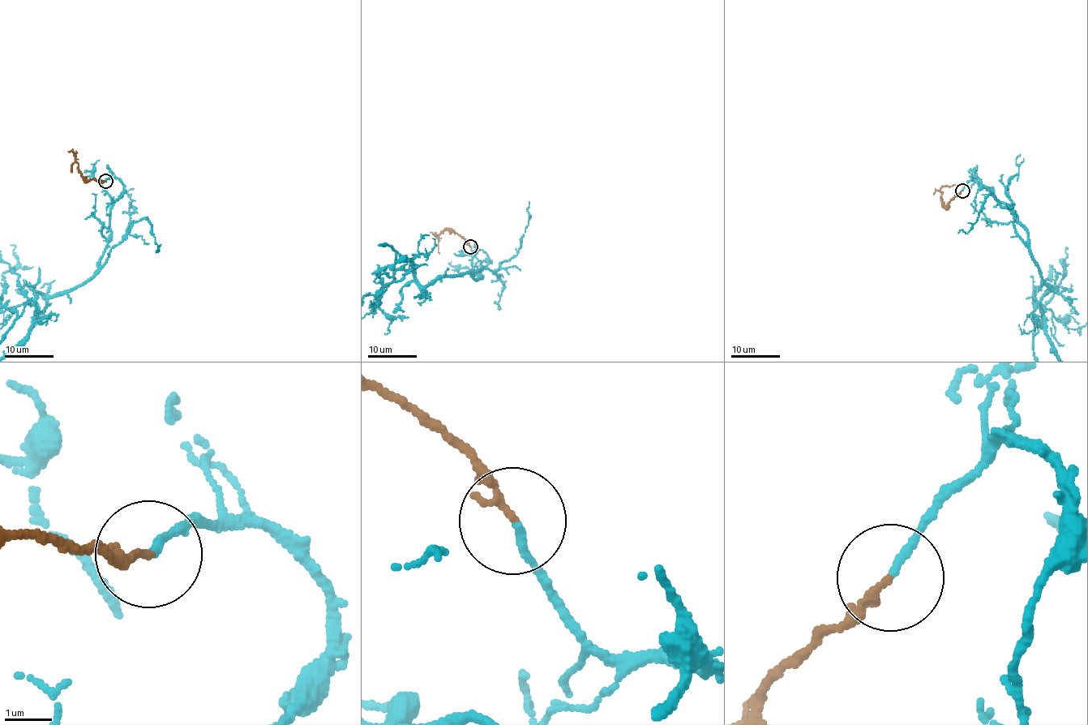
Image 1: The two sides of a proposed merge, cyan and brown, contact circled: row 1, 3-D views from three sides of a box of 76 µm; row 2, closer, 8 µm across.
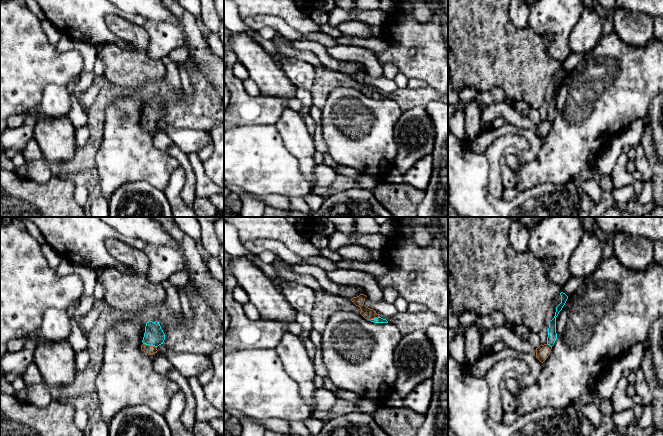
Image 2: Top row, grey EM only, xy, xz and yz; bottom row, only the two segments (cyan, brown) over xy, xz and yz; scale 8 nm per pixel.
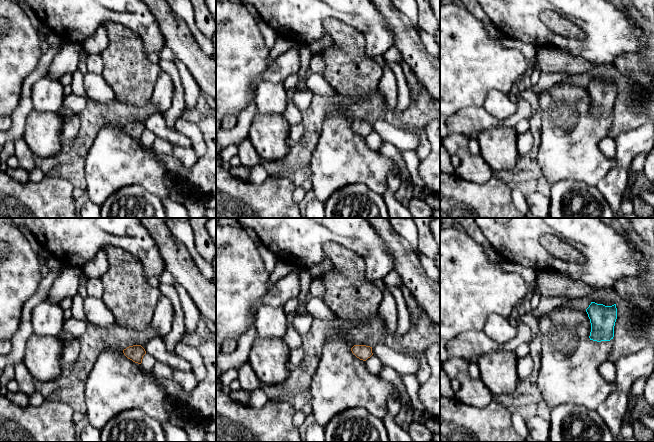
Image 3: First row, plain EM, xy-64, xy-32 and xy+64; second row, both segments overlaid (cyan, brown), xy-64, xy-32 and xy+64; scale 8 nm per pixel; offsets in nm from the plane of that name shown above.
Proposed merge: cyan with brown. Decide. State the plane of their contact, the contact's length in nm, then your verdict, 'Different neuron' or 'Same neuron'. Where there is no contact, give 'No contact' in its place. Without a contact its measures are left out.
Touches cyan in xy. Shared border 120 nm. Same neuron

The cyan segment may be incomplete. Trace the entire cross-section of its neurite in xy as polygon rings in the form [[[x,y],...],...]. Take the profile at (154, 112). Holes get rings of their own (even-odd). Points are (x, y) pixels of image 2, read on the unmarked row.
[[[149,97],[145,102],[145,109],[143,113],[143,120],[141,121],[141,126],[148,131],[153,131],[157,129],[157,123],[163,120],[165,116],[165,110],[161,105],[159,98]]]

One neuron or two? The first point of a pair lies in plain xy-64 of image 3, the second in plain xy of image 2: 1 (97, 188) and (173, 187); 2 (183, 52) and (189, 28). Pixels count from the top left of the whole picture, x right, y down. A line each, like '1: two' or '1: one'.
1: two
2: one

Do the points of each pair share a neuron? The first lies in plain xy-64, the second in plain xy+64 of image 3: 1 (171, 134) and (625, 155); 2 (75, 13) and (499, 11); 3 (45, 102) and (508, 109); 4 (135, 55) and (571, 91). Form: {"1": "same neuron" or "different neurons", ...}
{"1": "same neuron", "2": "same neuron", "3": "same neuron", "4": "different neurons"}

